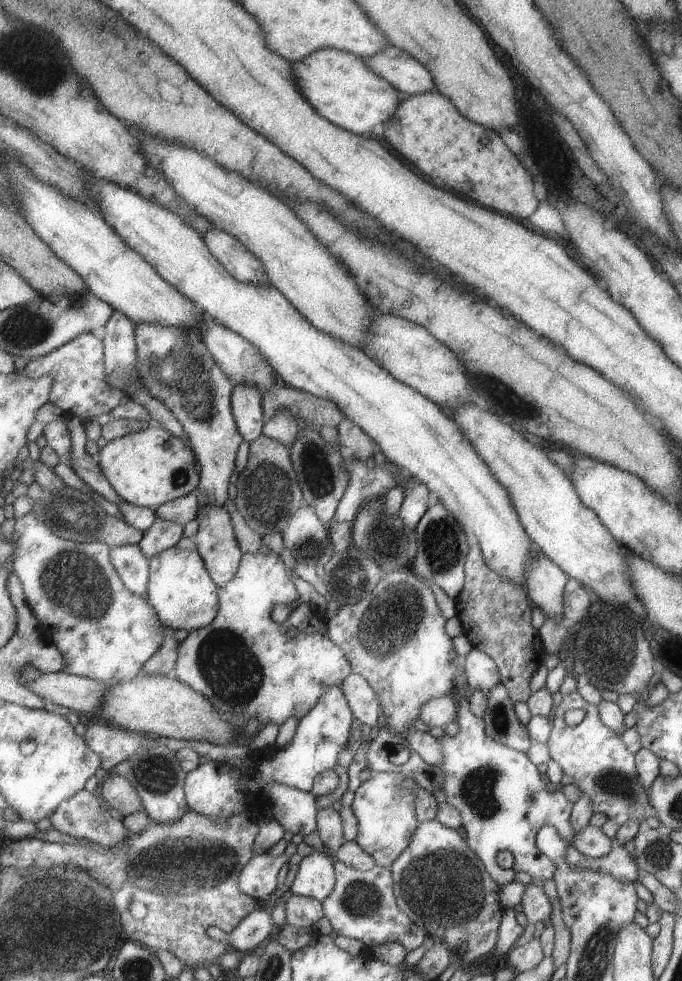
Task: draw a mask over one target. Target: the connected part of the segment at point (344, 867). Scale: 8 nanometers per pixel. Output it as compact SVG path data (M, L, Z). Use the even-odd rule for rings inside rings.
M336 862L336 888L323 903L325 917L338 935L363 942L369 948L389 942L401 942L405 951L412 951L425 938L420 925L413 924L401 911L394 894L395 880L392 868L377 865L371 871L361 872L343 862Z

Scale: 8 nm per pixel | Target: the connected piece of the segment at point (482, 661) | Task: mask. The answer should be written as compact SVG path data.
M472 647L461 660L463 660L461 671L464 673L464 680L471 689L481 690L485 695L500 682L497 668L487 654Z

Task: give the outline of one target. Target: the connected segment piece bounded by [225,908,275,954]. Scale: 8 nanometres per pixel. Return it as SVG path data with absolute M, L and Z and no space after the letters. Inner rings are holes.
M264 908L253 912L247 916L245 921L236 929L236 931L227 934L227 944L231 944L233 949L247 953L253 953L253 950L263 942L268 941L275 924L271 913Z

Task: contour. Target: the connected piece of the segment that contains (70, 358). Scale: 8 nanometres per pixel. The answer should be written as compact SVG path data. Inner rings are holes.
M91 332L77 336L48 356L31 360L25 367L26 375L32 378L41 378L45 374L53 376L55 384L50 403L61 409L63 417L79 416L86 423L96 421L101 414L110 414L126 400L125 392L109 386L105 370L105 342Z

